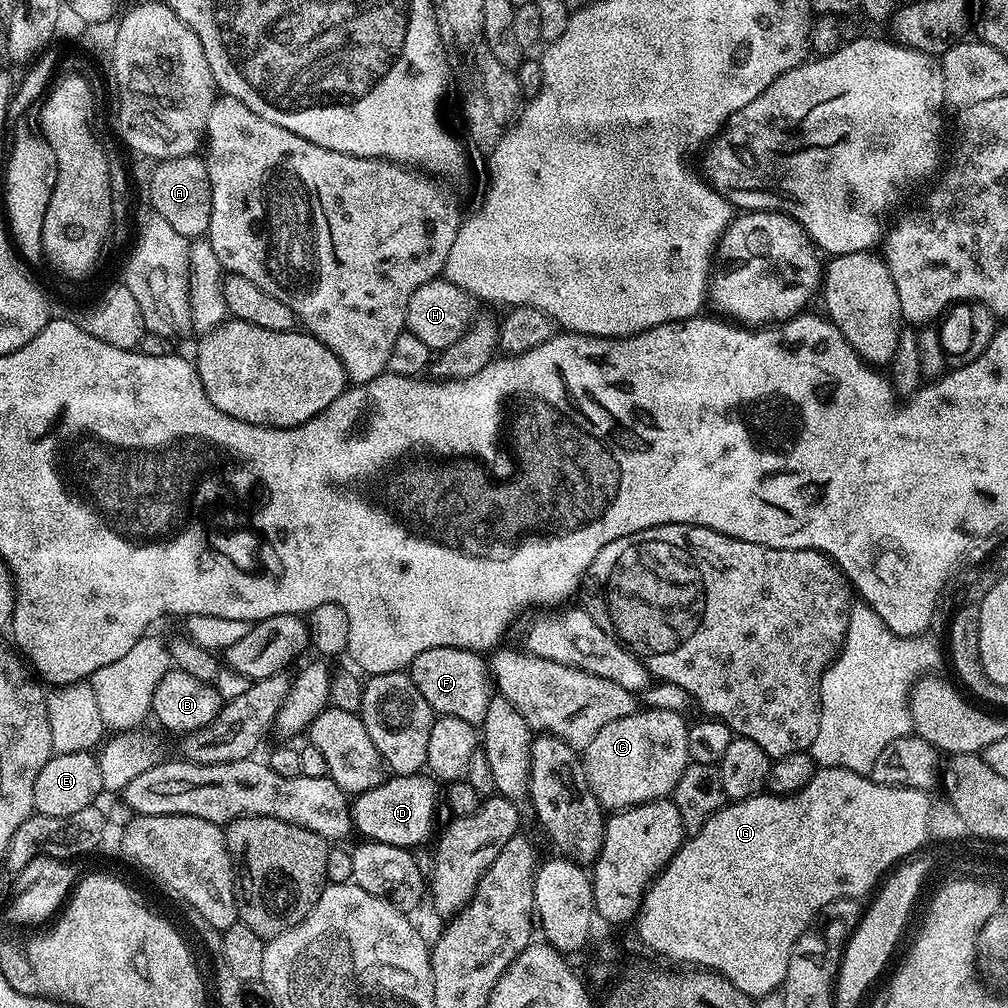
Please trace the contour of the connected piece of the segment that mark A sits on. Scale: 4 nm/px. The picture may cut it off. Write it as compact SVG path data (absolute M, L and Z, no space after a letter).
M193 154L161 160L155 167L152 177L148 180L148 200L153 208L151 211L170 222L170 226L174 226L178 234L189 238L203 237L210 226L212 209L207 163L199 155Z

